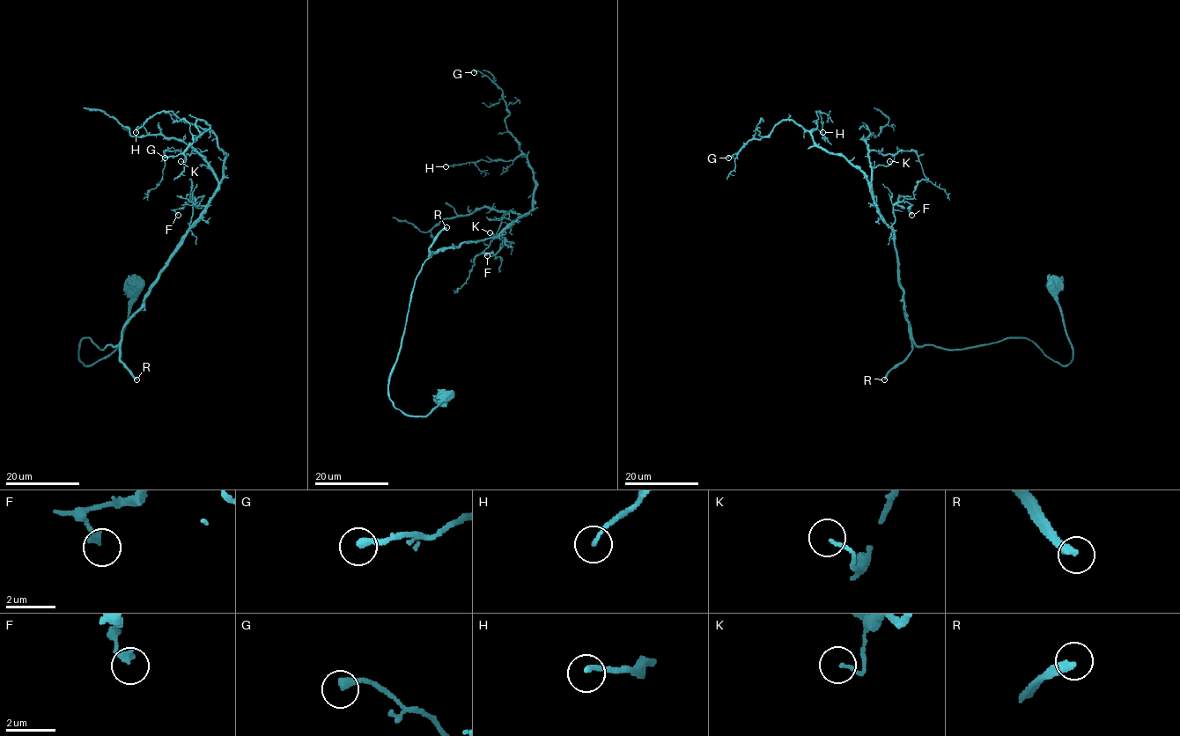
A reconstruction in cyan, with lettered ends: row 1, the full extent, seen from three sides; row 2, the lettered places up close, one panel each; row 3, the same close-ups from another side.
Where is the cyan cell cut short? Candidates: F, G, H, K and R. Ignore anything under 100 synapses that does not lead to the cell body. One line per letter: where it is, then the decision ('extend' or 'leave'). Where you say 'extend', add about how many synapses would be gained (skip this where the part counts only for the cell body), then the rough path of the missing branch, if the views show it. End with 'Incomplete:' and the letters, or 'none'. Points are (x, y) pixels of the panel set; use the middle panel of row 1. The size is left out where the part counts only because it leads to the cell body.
F: (487, 255) | leave
G: (474, 72) | leave
H: (446, 166) | leave
K: (490, 232) | leave
R: (446, 227) | extend | 400 syn
Incomplete: R

